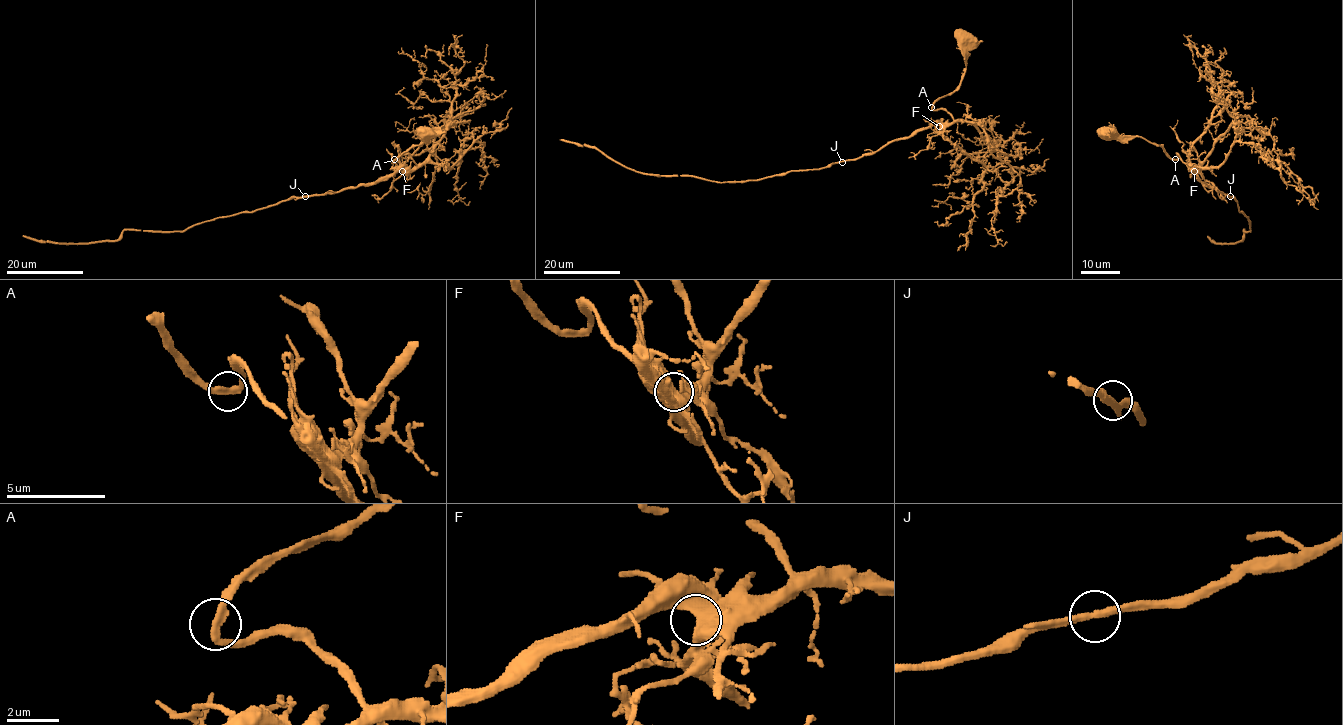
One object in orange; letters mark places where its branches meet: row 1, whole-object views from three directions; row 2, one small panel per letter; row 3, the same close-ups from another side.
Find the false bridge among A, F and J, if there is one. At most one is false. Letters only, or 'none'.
none

